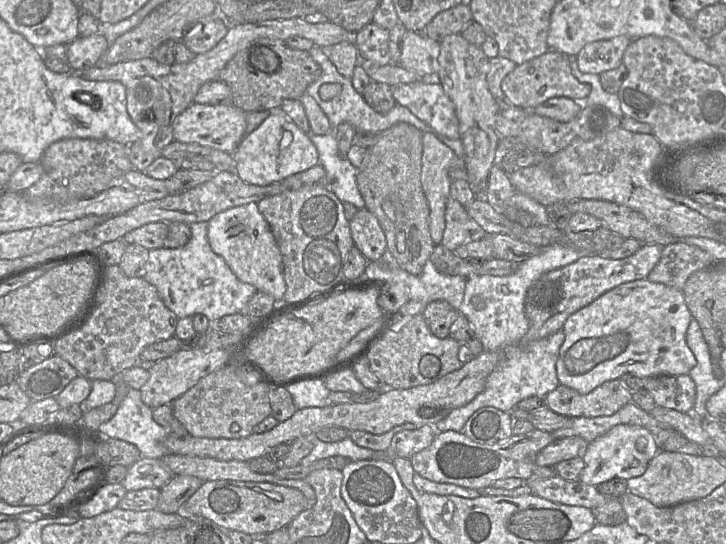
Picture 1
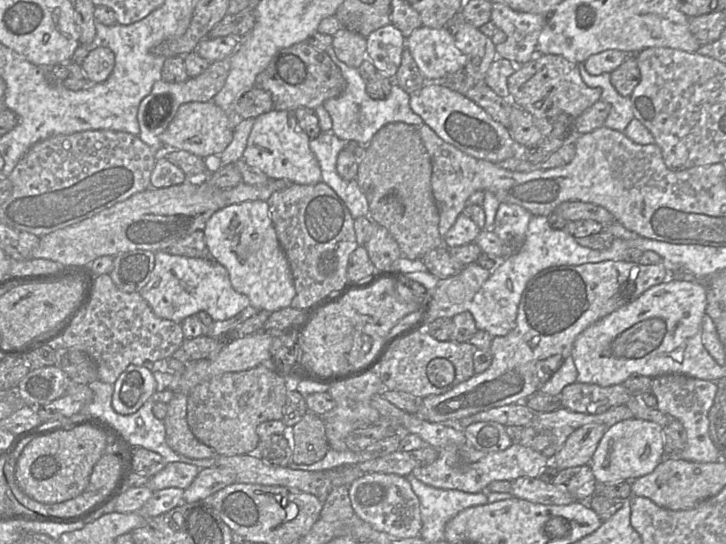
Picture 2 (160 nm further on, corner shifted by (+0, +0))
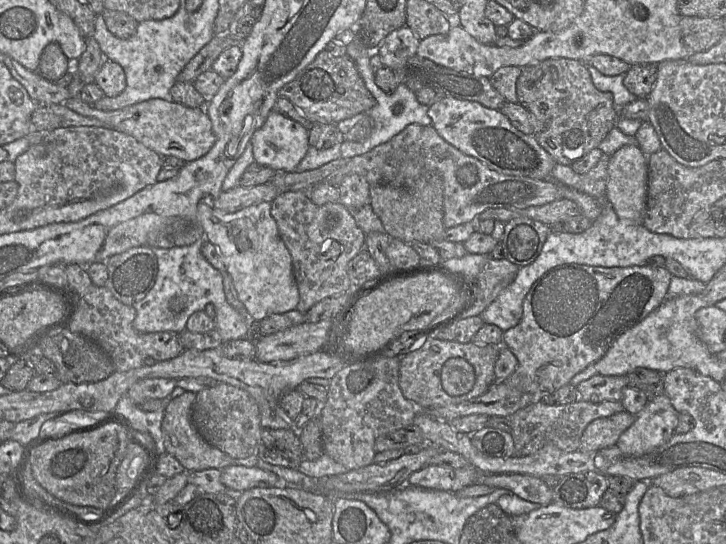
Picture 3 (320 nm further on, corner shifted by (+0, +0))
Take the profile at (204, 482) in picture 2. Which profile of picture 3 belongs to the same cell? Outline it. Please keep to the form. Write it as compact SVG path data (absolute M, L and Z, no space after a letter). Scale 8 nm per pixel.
M230 465L221 470L221 481L227 487L227 493L242 493L252 488L285 487L273 472L258 467Z

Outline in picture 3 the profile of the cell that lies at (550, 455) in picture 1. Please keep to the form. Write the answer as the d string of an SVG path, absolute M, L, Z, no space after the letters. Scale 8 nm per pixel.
M627 411L593 420L581 436L578 451L591 452L616 445L620 435L634 420L635 416Z

